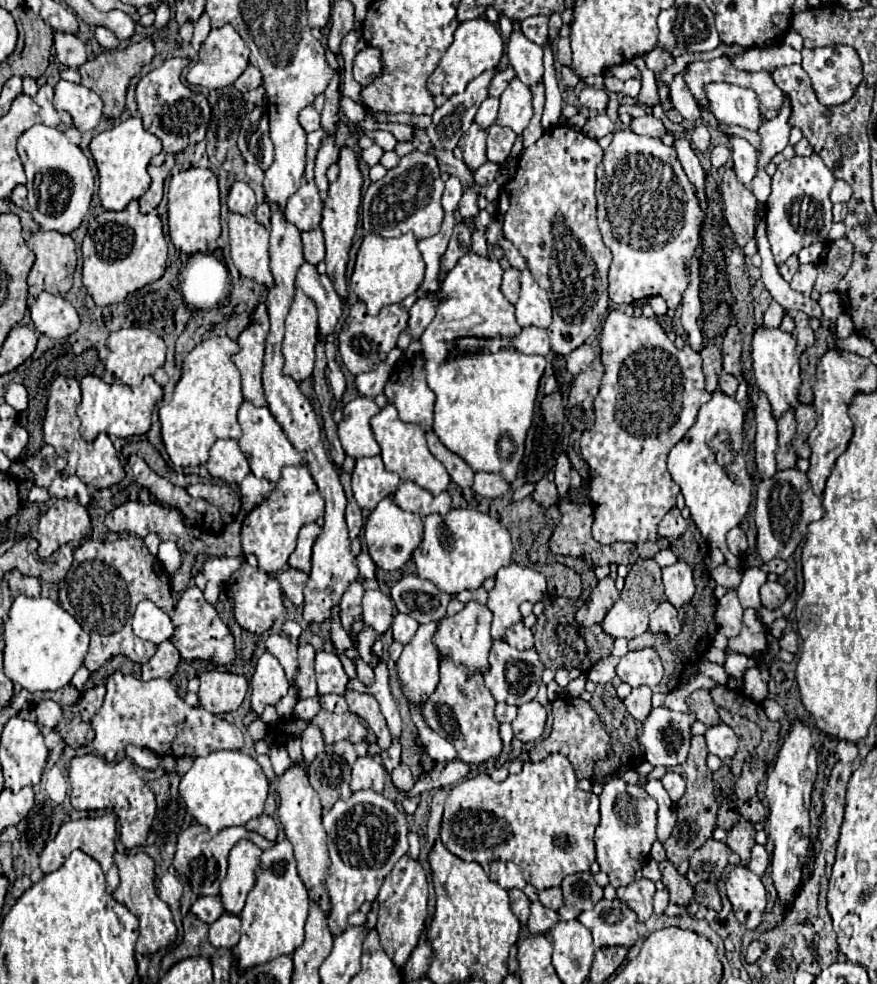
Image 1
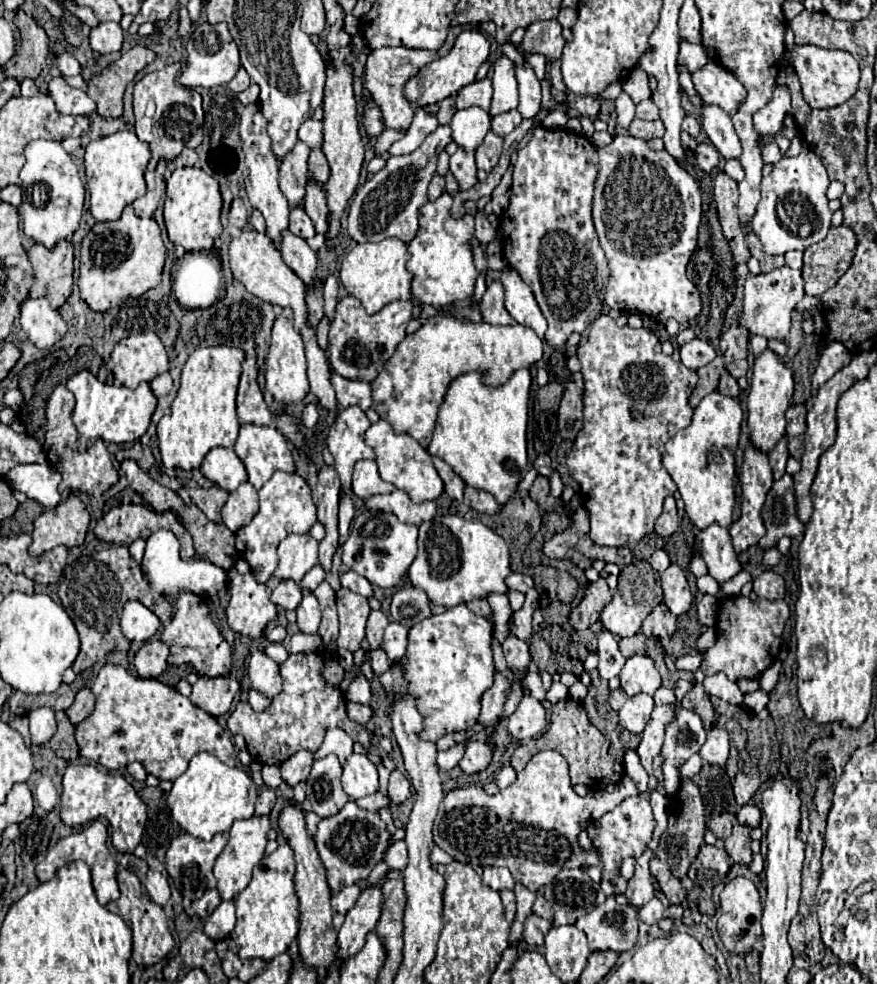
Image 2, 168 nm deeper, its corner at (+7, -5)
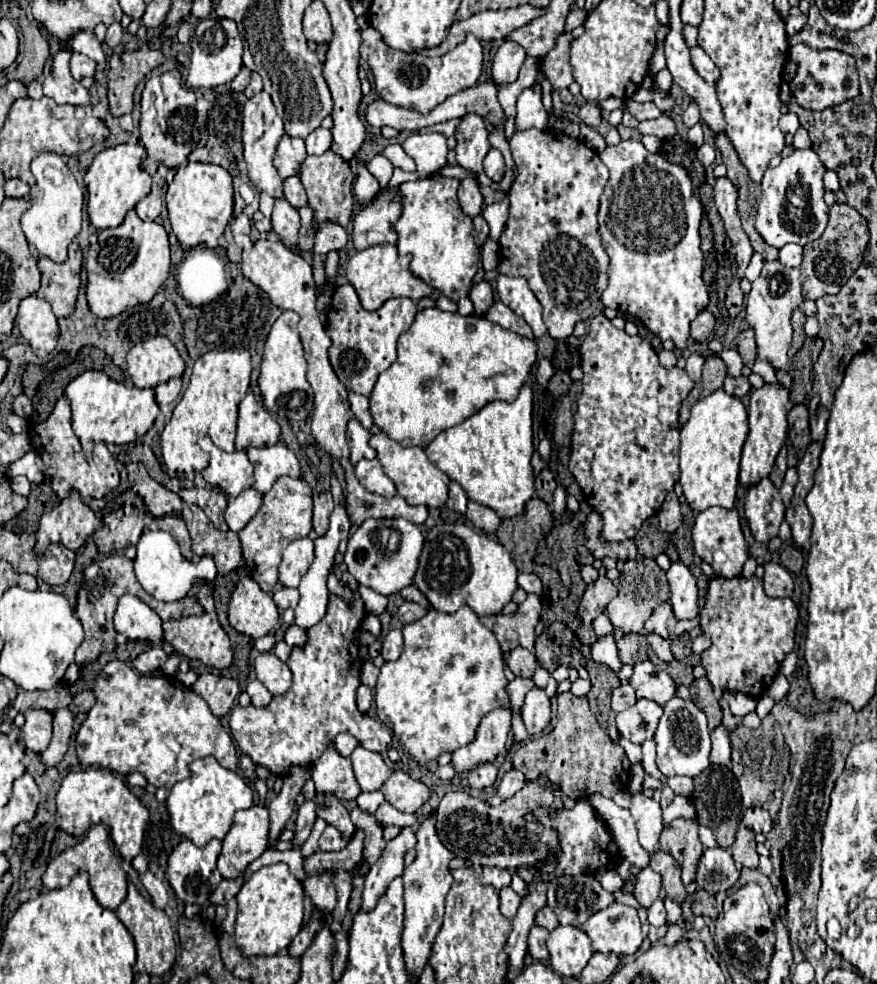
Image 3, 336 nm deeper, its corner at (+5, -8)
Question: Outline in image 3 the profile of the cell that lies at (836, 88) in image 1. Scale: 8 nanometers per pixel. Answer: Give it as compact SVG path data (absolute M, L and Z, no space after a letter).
M803 43L791 47L789 53L791 61L797 65L795 77L791 81L791 91L795 101L803 109L811 111L823 111L833 105L841 105L847 99L853 99L859 95L859 79L857 79L857 67L855 59L841 51L815 51Z

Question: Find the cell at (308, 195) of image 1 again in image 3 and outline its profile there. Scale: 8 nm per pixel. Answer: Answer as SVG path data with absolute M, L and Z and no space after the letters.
M283 135L283 139L277 145L277 151L275 151L275 169L281 175L281 179L299 173L305 155L307 153L305 153L305 141L303 139Z

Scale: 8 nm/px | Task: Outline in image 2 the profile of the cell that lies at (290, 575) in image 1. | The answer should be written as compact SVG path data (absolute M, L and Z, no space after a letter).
M281 580L271 594L271 602L285 610L297 610L301 604L301 588L293 580Z

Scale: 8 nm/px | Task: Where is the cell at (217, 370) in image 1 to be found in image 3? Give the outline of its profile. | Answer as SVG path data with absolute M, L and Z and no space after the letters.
M215 349L195 361L191 383L160 436L163 463L170 478L183 477L207 467L209 455L199 447L199 439L203 435L209 435L211 441L227 453L235 449L237 407L249 389L251 369L251 353L246 349Z

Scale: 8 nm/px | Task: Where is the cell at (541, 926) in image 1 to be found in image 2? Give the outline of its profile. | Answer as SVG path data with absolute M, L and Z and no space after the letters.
M529 914L525 918L525 930L523 930L523 940L531 946L531 948L537 948L543 944L543 938L545 934L551 930L551 922L537 916L537 914Z

